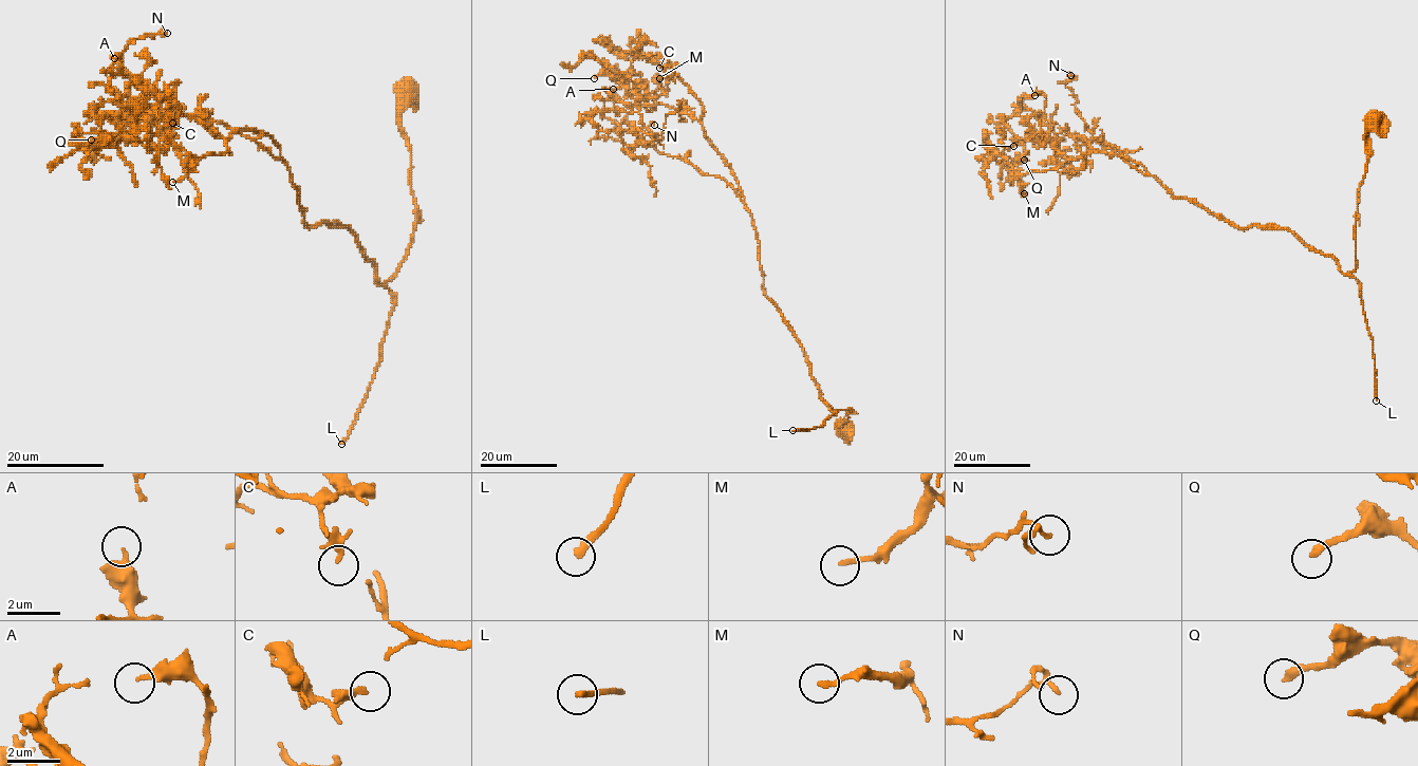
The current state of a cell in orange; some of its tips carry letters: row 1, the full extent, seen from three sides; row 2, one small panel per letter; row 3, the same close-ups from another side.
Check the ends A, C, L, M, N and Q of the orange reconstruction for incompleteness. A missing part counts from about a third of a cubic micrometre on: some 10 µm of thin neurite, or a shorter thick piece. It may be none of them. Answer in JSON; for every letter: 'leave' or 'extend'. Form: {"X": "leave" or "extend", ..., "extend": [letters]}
{"A": "leave", "C": "leave", "L": "extend", "M": "leave", "N": "leave", "Q": "extend", "extend": ["L", "Q"]}

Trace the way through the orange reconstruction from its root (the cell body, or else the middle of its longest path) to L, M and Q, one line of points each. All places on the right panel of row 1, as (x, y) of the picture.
L: (1372, 122), (1364, 138), (1366, 168), (1355, 218), (1356, 268), (1350, 275), (1358, 281), (1372, 339), (1376, 400)
M: (1372, 122), (1348, 273), (1285, 228), (1235, 227), (1174, 197), (1119, 154), (1013, 173), (1024, 193)
Q: (1372, 122), (1348, 273), (1285, 228), (1235, 227), (1174, 197), (1119, 154), (1067, 159), (1030, 133), (1024, 160)

